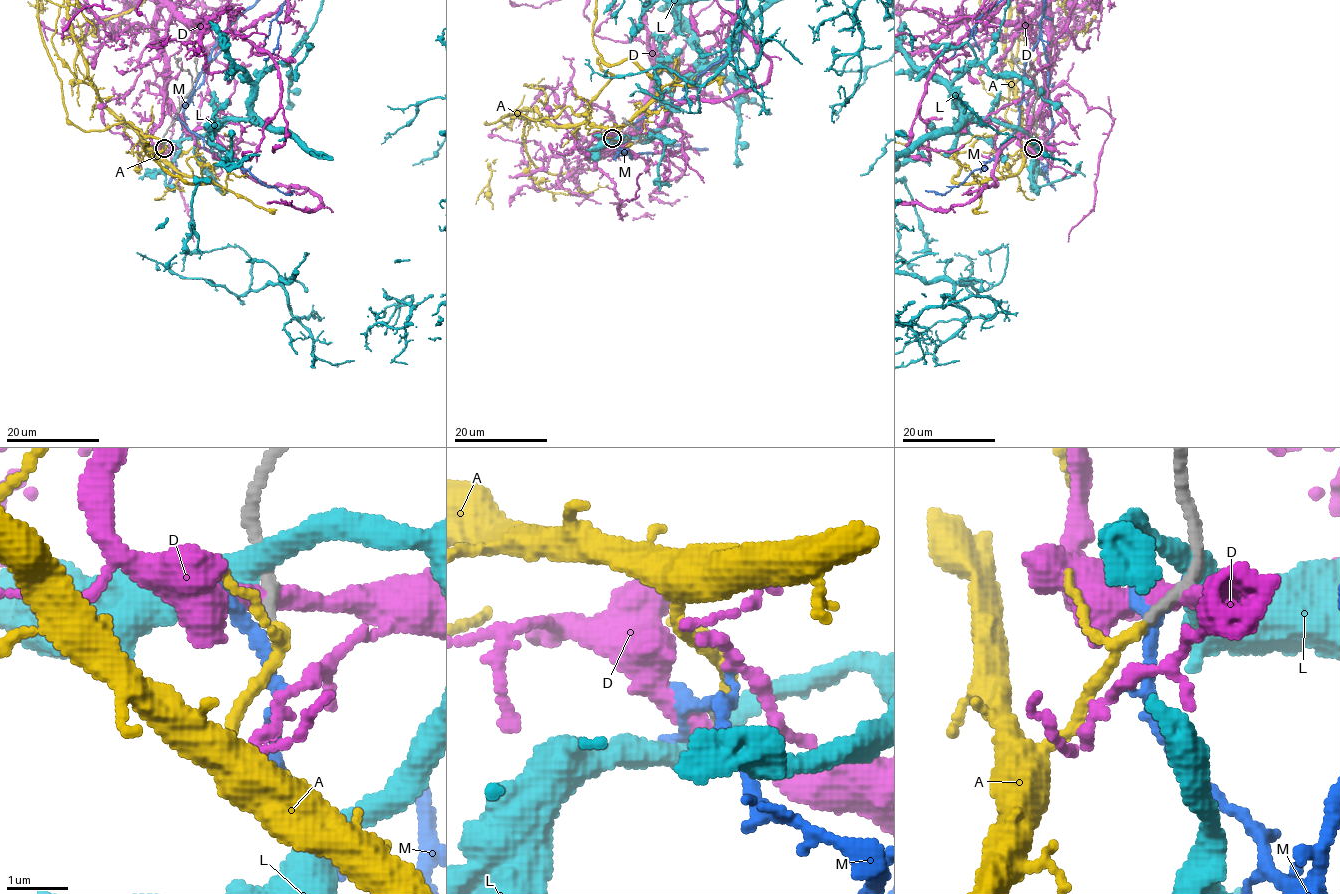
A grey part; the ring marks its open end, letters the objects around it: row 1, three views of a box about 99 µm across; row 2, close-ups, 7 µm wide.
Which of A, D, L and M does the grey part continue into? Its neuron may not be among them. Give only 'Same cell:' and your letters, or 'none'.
Same cell: A

